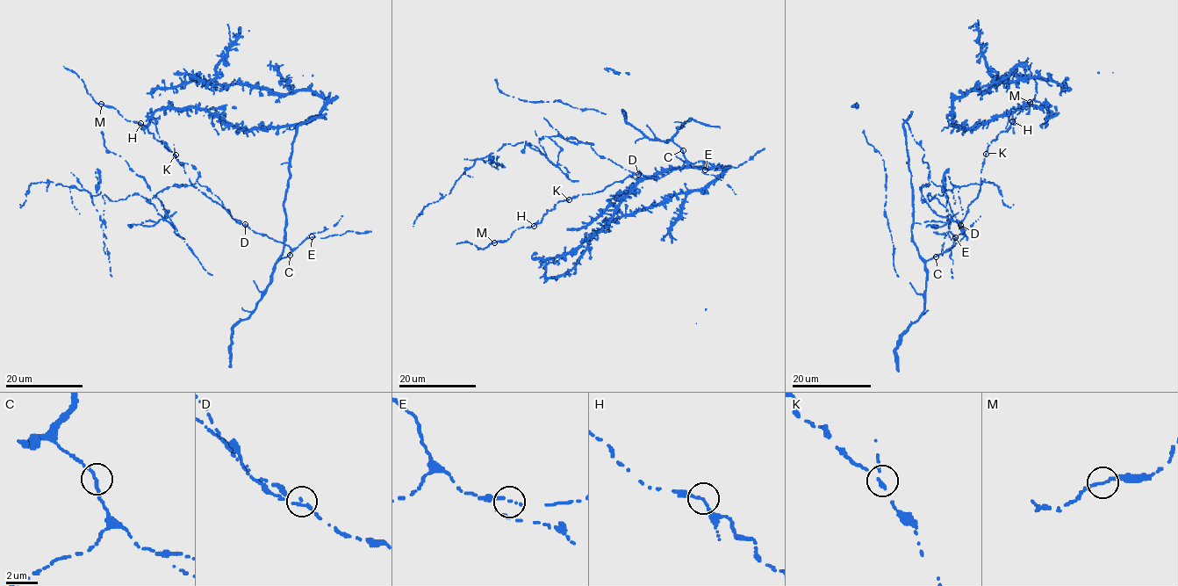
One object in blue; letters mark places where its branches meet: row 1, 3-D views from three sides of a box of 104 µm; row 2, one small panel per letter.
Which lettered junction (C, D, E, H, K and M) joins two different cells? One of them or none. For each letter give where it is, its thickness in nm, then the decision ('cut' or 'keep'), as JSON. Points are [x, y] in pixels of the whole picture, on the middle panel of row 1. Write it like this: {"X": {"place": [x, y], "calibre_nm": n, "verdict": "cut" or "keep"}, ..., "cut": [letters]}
{"C": {"place": [683, 150], "calibre_nm": 220, "verdict": "keep"}, "D": {"place": [638, 174], "calibre_nm": 170, "verdict": "cut"}, "E": {"place": [705, 170], "calibre_nm": 160, "verdict": "keep"}, "H": {"place": [534, 226], "calibre_nm": 180, "verdict": "keep"}, "K": {"place": [569, 199], "calibre_nm": 170, "verdict": "keep"}, "M": {"place": [494, 242], "calibre_nm": 180, "verdict": "keep"}, "cut": ["D"]}

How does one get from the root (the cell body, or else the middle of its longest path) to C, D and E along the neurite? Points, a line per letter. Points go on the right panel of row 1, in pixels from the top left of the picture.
C: (913, 241), (924, 260), (936, 256)
D: (913, 241), (919, 255), (928, 260), (947, 251), (963, 236), (960, 225)
E: (913, 241), (919, 255), (928, 260), (950, 249), (955, 237)

